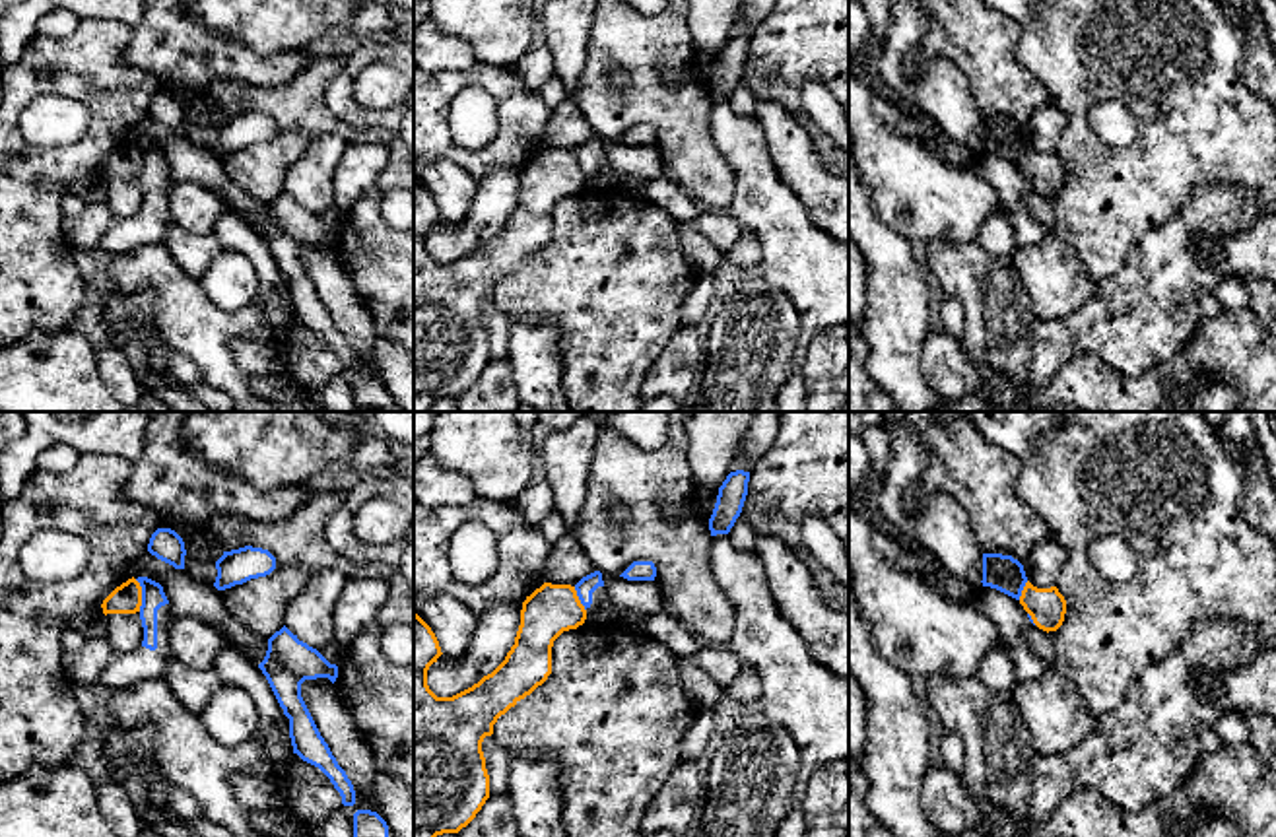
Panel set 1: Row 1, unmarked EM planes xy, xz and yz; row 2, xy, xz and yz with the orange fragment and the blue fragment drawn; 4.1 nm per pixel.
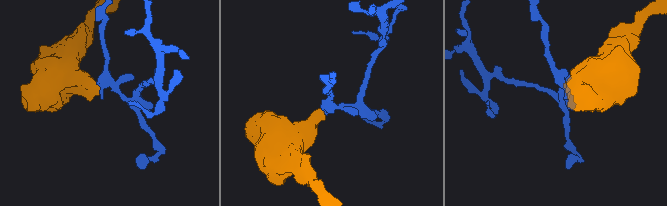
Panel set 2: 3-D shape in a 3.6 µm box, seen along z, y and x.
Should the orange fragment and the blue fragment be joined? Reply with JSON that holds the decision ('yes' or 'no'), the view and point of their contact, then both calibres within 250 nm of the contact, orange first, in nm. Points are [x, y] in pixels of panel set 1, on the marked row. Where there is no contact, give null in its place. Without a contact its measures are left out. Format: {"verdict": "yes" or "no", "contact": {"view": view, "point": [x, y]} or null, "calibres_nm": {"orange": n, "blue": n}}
{"verdict": "no", "contact": {"view": "xy", "point": [140, 595]}, "calibres_nm": {"orange": 130, "blue": 100}}

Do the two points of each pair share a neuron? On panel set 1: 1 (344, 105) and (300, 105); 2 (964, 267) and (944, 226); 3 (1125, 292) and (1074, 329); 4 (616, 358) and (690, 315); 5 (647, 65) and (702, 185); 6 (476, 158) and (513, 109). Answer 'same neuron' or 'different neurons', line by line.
1: different neurons
2: different neurons
3: same neuron
4: different neurons
5: same neuron
6: same neuron

